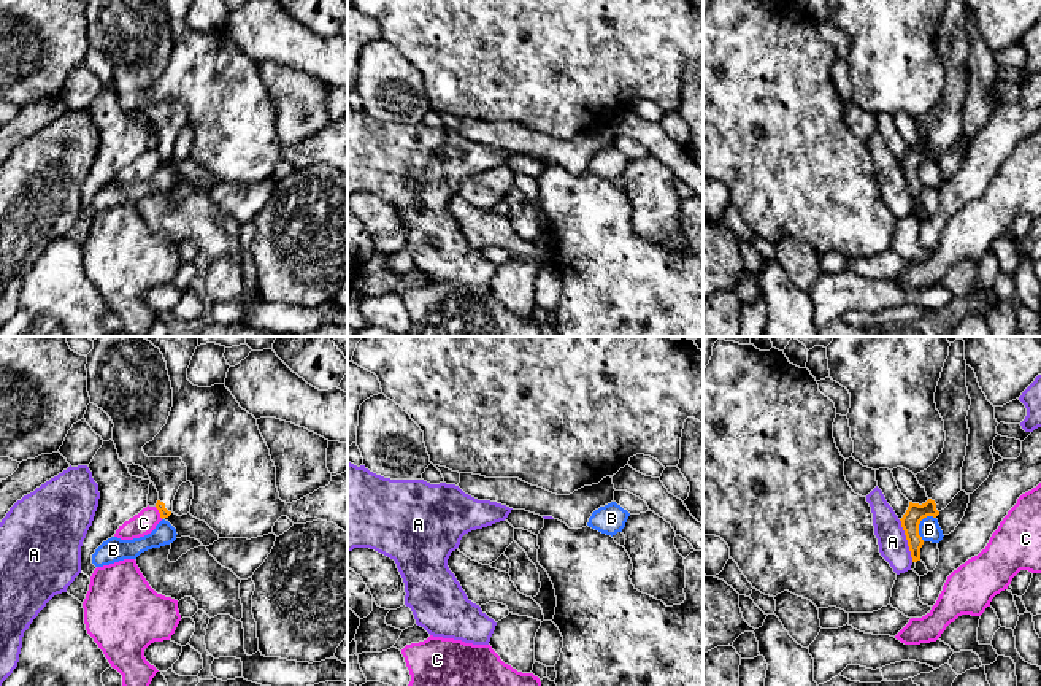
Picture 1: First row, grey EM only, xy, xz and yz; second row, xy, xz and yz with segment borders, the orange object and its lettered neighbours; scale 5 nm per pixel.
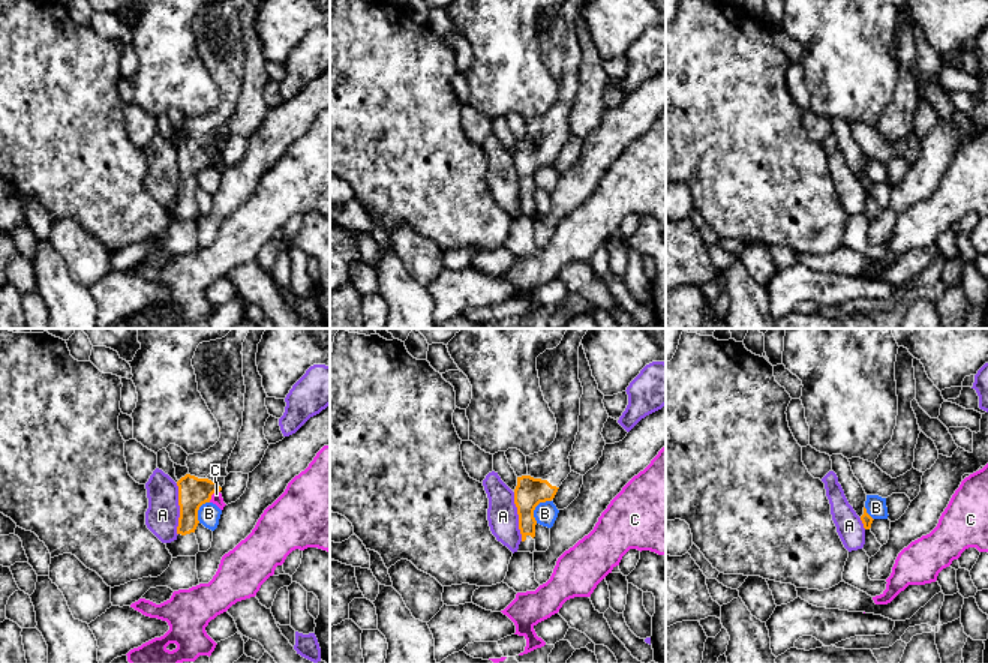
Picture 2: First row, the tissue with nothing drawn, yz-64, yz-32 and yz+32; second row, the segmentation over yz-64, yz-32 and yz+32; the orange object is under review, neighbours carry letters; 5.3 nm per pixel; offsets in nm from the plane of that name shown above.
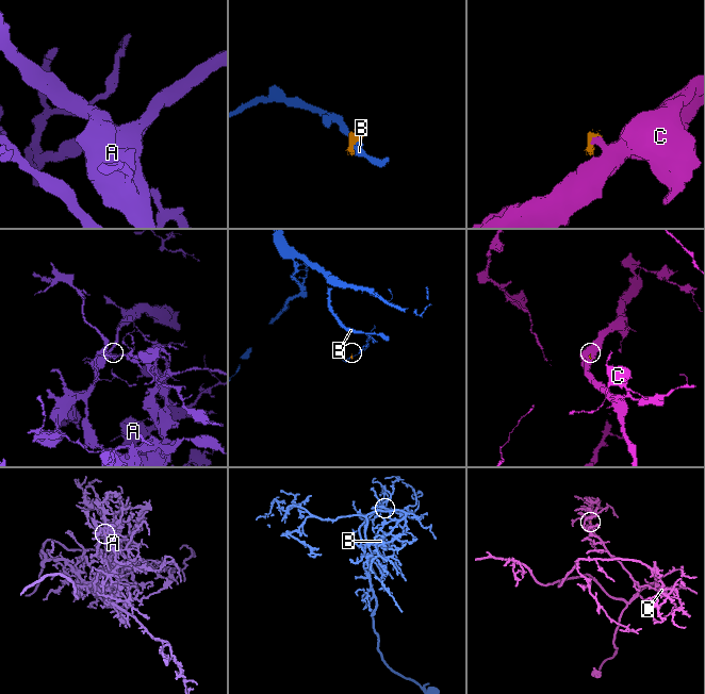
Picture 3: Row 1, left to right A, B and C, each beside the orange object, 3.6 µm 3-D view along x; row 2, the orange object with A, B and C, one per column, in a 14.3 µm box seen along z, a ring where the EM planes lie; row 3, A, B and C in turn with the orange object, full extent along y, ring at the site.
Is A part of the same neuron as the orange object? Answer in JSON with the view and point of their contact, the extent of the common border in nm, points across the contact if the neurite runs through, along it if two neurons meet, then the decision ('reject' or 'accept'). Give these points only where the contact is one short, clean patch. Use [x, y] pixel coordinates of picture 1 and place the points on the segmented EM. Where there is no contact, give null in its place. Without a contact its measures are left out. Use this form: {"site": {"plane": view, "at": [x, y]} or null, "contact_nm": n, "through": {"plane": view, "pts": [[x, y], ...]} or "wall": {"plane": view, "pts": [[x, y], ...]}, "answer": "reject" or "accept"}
{"site": {"plane": "yz", "at": [906, 539]}, "contact_nm": 220, "wall": {"plane": "yz", "pts": [[898, 520], [913, 561]]}, "answer": "reject"}

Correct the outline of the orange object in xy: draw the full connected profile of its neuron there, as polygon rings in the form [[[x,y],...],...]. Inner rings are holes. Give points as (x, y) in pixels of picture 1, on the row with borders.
[[[98,337],[87,354],[90,403],[113,421],[119,459],[143,467],[154,483],[160,518],[173,511],[175,495],[187,481],[181,457],[148,457],[143,446],[167,424],[173,389],[159,348],[143,337]]]

